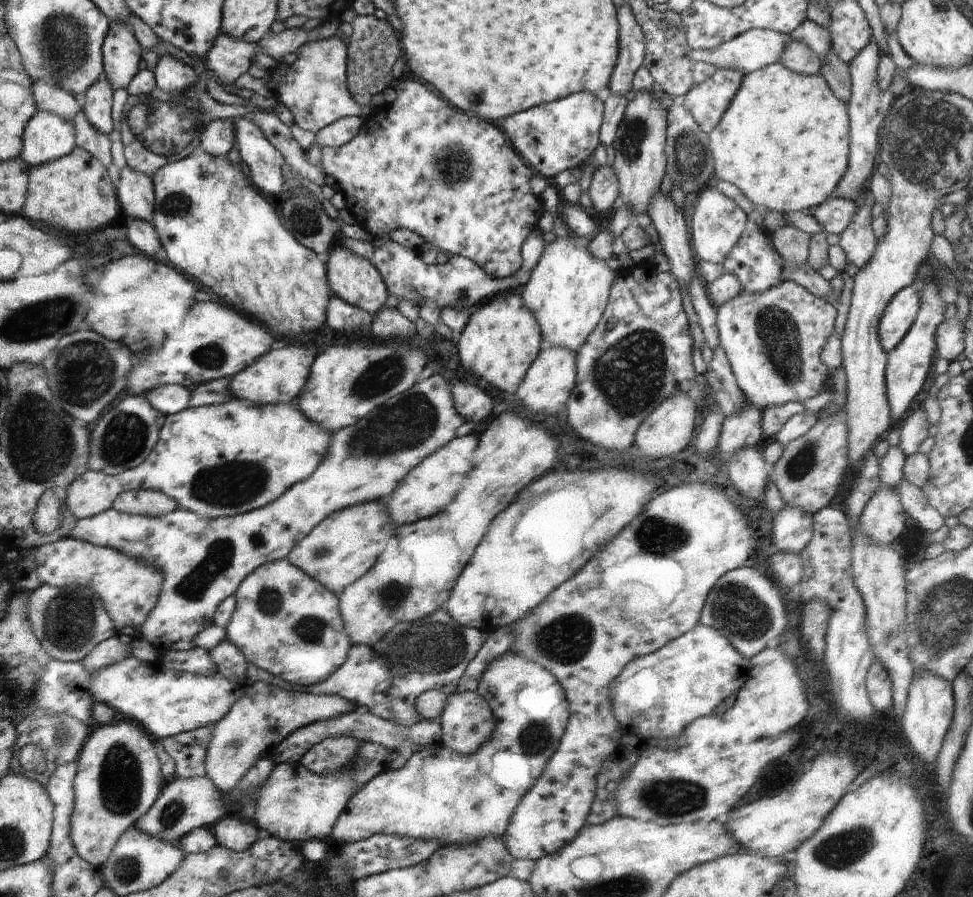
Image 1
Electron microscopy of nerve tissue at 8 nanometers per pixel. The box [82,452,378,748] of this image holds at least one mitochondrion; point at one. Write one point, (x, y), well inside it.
(234, 483)

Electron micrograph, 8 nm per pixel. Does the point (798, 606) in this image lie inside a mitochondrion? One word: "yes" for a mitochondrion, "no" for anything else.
no

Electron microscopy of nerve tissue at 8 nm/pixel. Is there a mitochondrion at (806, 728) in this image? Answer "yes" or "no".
no

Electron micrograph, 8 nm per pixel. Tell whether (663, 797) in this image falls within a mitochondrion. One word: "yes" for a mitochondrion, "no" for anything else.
yes

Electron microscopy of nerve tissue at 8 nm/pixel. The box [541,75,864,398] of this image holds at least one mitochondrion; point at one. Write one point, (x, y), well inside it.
(780, 341)

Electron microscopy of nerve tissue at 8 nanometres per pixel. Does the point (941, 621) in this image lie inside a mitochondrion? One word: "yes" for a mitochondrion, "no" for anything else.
yes

